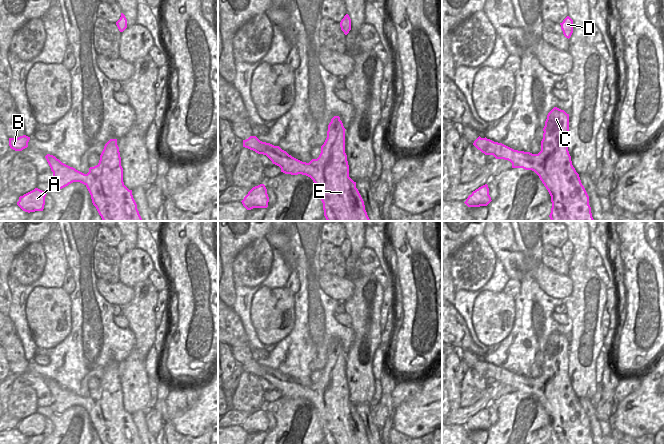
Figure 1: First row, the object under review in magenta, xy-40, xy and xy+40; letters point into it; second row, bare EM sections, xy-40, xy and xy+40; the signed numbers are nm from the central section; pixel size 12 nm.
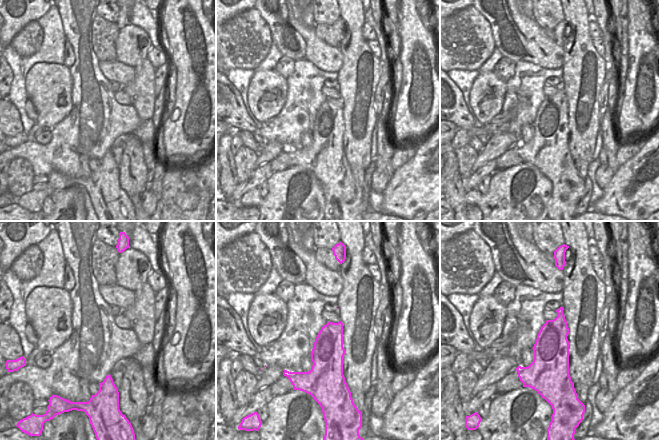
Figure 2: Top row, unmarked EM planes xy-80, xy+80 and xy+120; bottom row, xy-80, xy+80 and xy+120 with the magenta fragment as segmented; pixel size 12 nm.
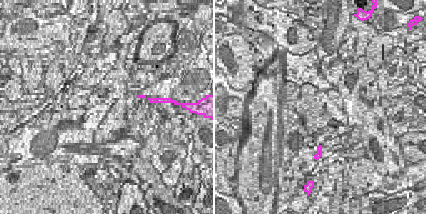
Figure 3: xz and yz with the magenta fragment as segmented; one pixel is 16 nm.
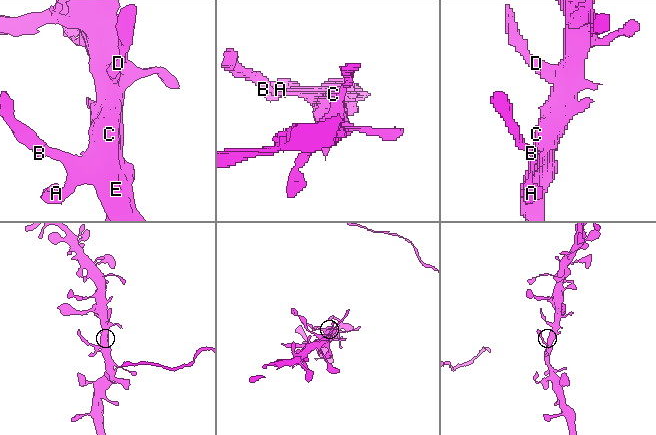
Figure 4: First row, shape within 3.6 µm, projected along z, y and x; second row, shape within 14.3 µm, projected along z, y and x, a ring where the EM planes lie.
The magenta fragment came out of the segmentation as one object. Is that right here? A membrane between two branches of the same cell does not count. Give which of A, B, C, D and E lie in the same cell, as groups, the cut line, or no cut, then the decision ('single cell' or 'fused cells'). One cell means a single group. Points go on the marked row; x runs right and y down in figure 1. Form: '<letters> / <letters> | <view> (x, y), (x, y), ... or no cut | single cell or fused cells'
A B C D E | no cut | single cell

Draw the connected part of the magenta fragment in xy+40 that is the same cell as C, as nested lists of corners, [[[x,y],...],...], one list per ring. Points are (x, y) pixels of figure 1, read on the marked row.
[[[554,107],[543,131],[538,154],[514,150],[480,136],[473,145],[485,155],[510,161],[512,168],[534,171],[551,196],[551,221],[594,221],[589,196],[568,151],[569,114]]]

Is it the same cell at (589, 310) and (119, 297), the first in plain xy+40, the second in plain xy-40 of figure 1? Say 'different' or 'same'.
different

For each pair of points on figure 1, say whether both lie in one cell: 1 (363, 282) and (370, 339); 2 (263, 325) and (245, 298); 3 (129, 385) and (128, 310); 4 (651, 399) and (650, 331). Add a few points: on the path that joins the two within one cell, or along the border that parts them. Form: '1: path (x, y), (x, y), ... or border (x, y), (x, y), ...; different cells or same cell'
1: path (366, 296), (366, 325); same cell
2: border (263, 286), (251, 303), (255, 329); different cells
3: path (135, 366), (135, 360), (141, 348), (141, 329); same cell
4: border (653, 360), (640, 370); different cells

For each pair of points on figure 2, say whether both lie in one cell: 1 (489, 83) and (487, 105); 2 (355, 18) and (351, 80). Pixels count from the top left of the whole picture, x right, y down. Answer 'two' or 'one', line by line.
1: one
2: one

